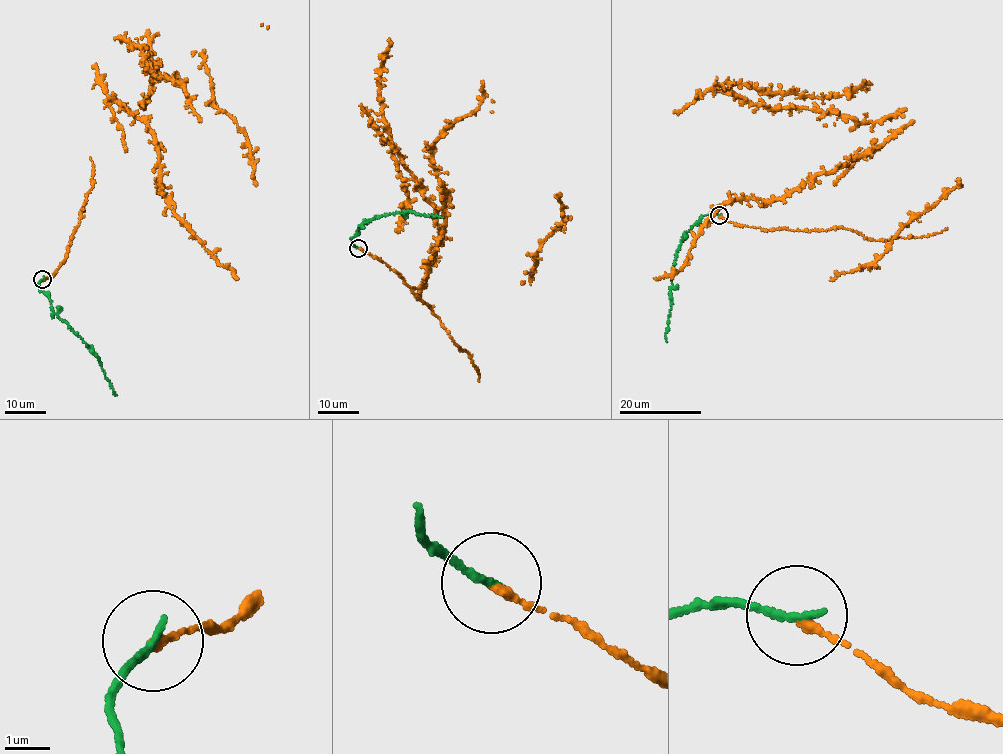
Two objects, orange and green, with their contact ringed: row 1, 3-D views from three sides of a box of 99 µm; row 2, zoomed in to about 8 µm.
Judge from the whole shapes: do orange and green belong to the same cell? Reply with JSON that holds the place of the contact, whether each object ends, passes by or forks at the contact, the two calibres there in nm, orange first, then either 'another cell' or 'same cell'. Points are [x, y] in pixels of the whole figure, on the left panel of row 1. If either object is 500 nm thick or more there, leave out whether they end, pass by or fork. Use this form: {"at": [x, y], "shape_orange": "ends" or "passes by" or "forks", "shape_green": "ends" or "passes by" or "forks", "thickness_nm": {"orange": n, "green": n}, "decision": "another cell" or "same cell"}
{"at": [42, 279], "shape_orange": "ends", "shape_green": "ends", "thickness_nm": {"orange": 180, "green": 190}, "decision": "same cell"}

